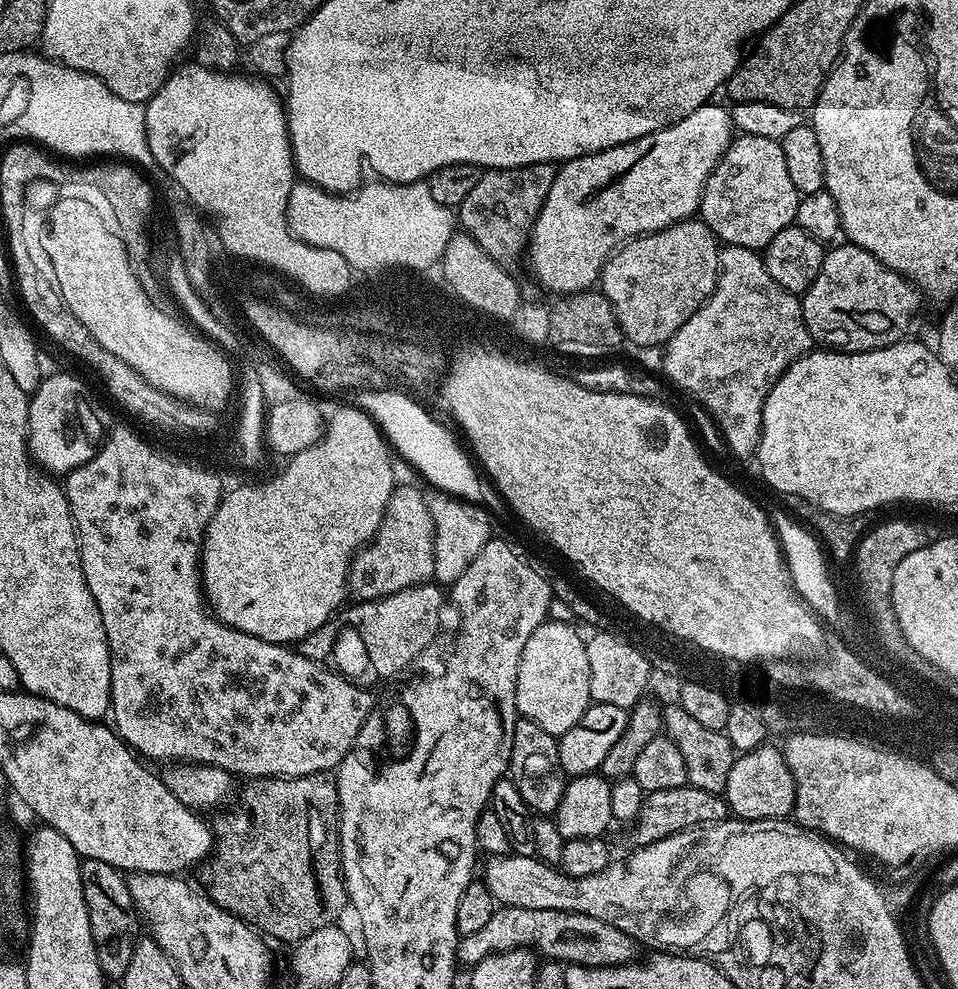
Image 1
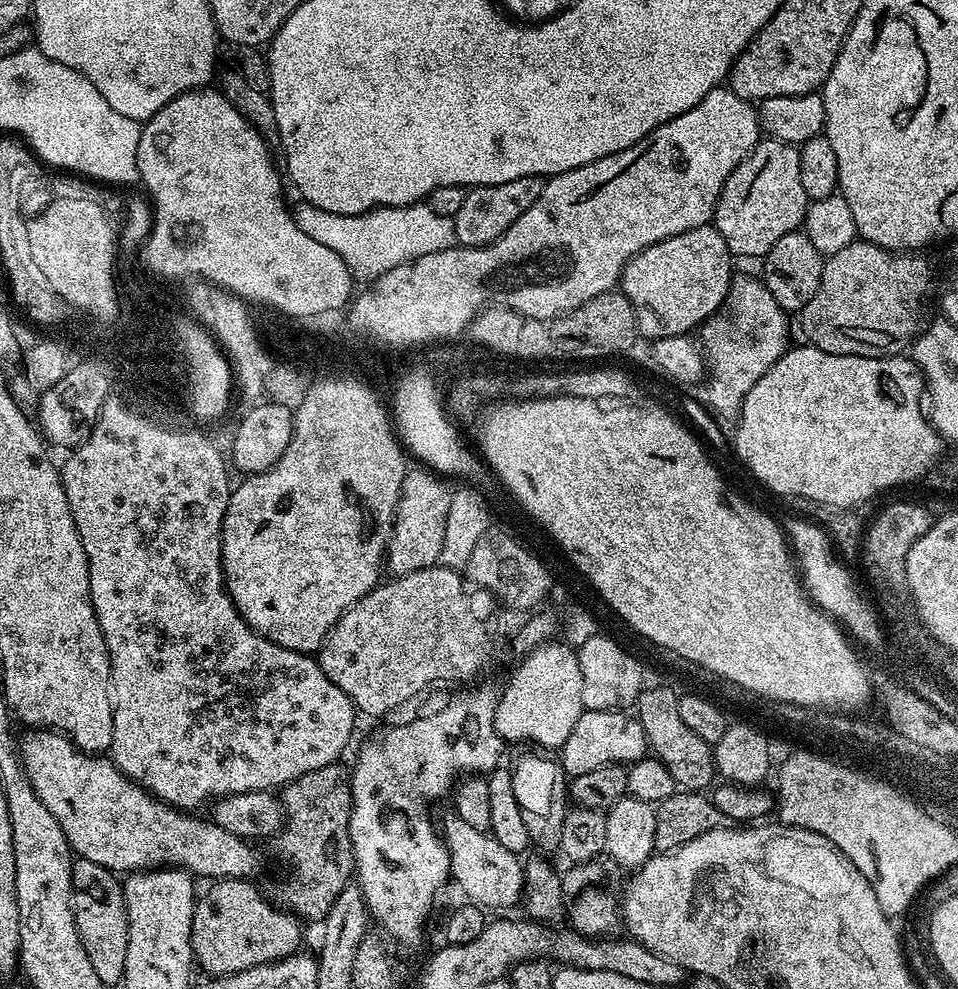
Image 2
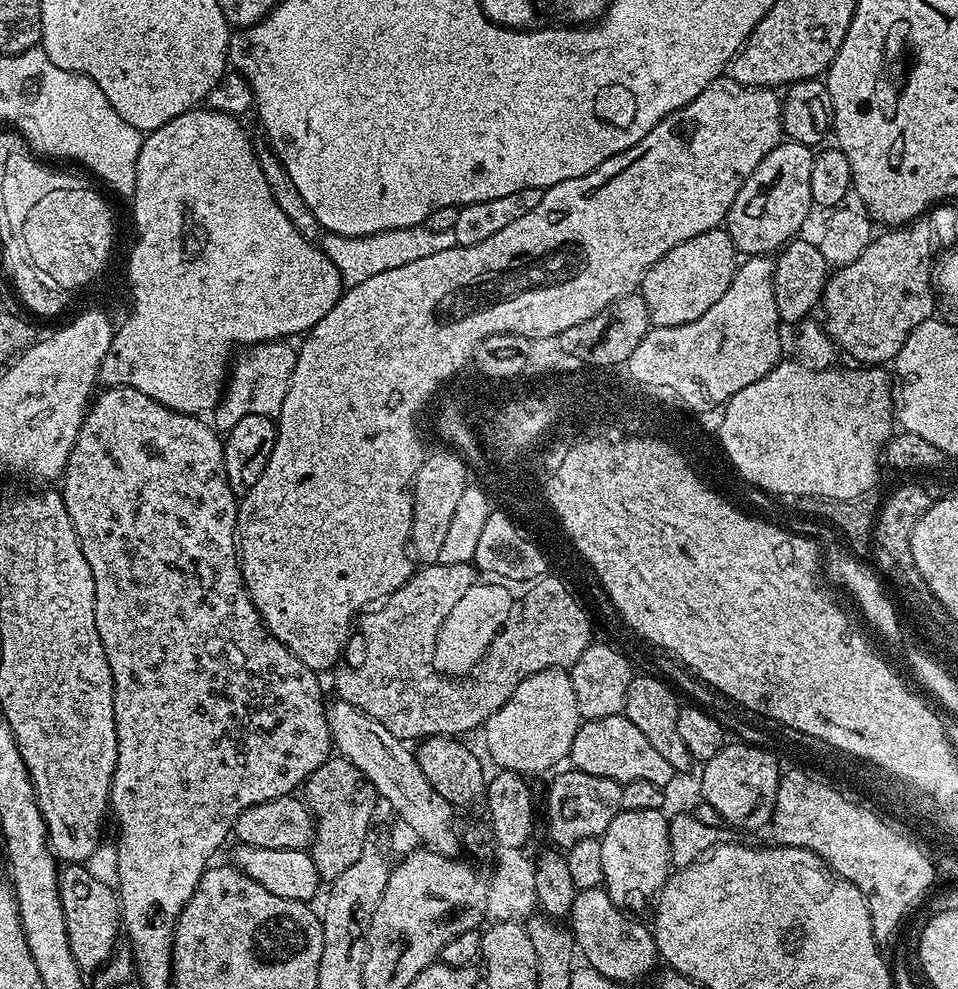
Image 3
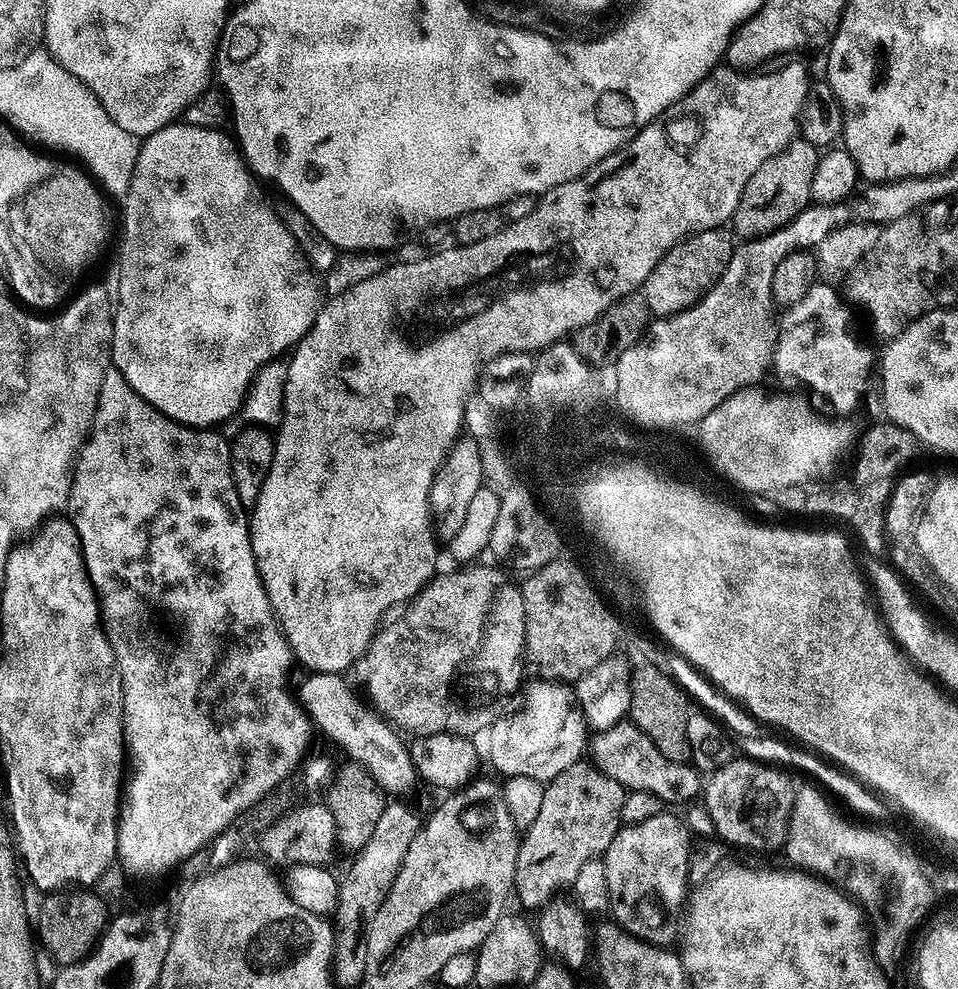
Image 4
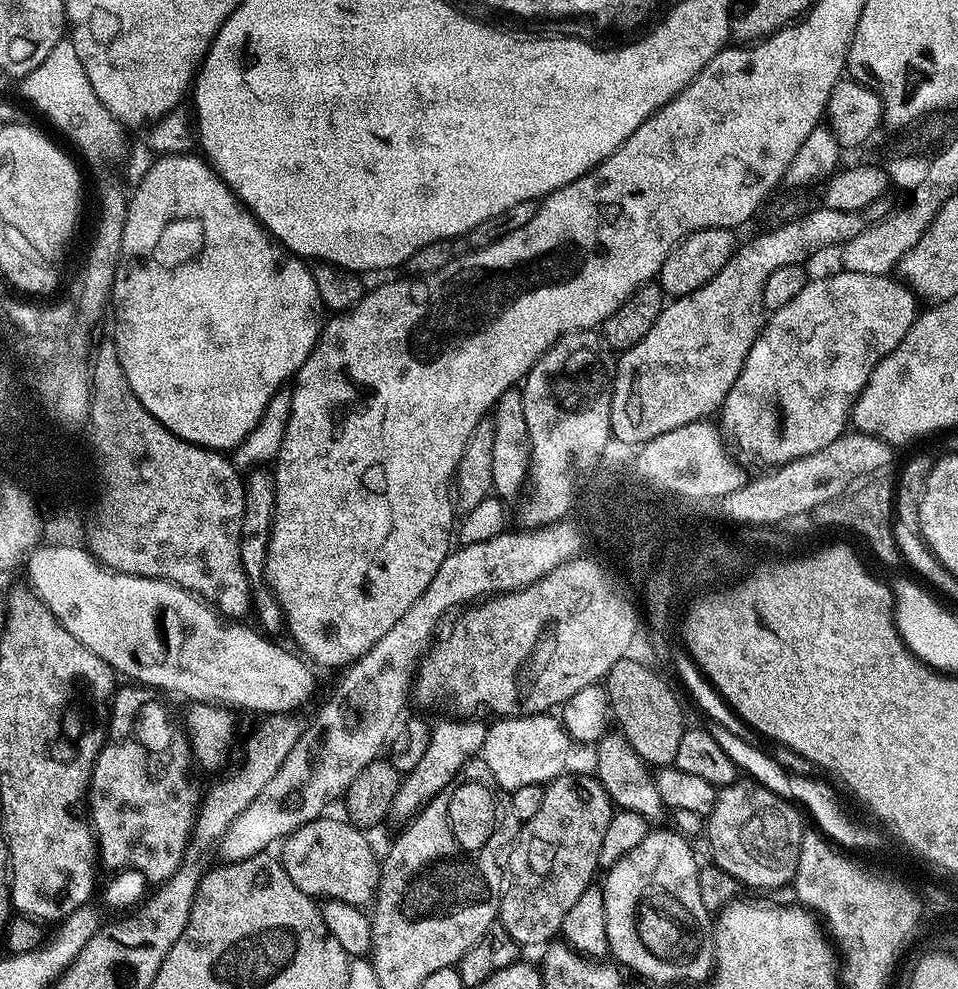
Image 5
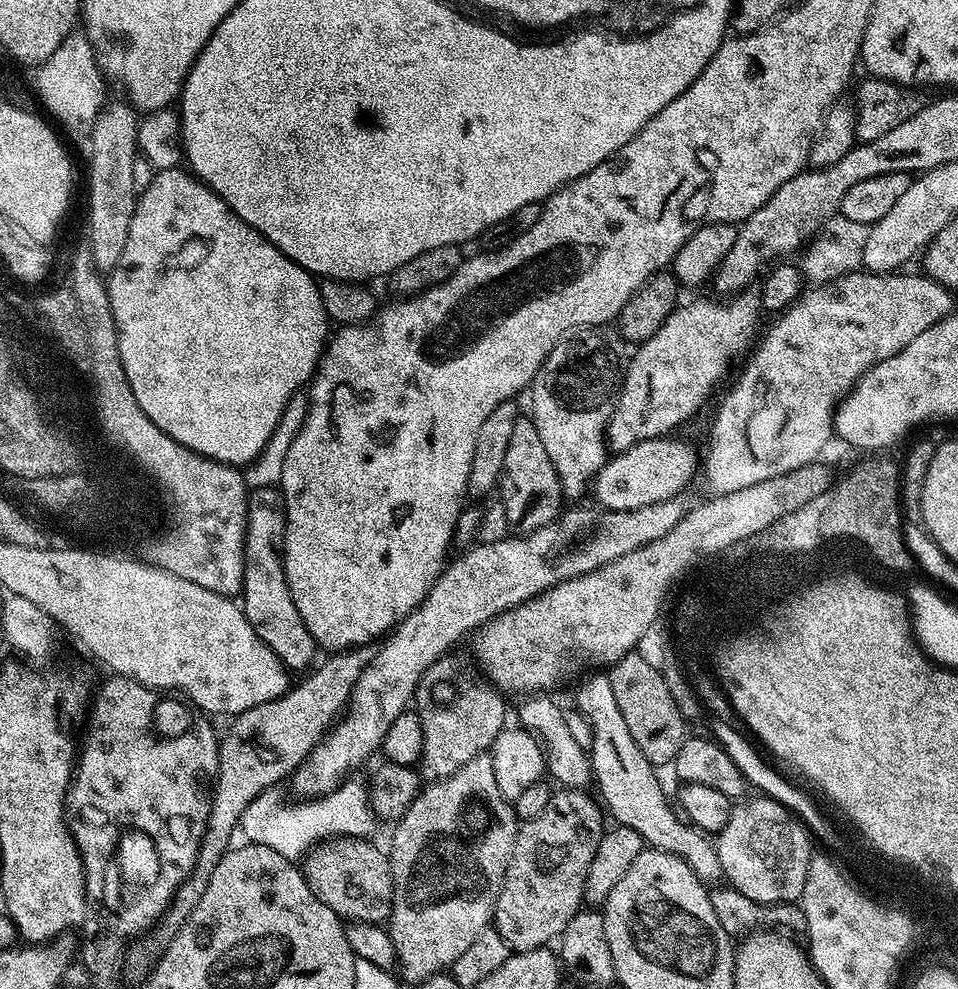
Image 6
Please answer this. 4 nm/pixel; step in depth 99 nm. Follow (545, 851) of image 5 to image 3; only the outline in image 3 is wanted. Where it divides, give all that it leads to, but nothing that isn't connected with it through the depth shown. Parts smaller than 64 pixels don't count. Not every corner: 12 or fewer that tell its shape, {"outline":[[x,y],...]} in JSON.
{"outline":[[575,770],[548,788],[548,836],[560,850],[603,836],[624,785]]}

